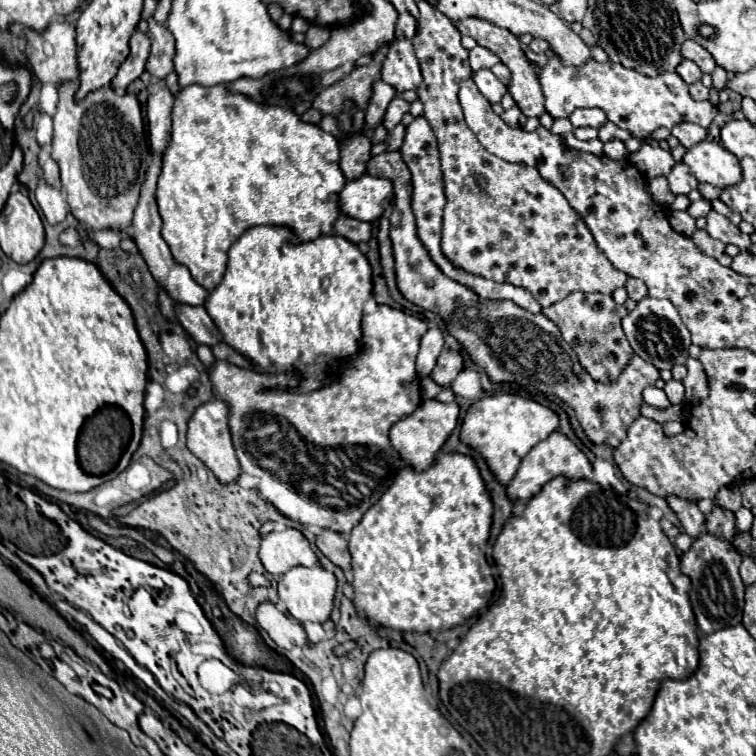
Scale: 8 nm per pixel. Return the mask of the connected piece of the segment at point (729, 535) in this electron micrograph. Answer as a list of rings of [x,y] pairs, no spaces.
[[[714,507],[710,513],[704,515],[704,527],[708,533],[712,535],[722,535],[724,539],[734,539],[740,531],[736,529],[736,517],[732,511],[724,509],[724,507]]]

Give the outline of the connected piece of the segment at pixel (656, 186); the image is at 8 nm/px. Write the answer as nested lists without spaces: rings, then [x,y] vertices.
[[[654,177],[648,181],[648,193],[652,195],[652,199],[656,199],[656,203],[660,205],[670,205],[674,201],[674,193],[668,187],[666,177]]]

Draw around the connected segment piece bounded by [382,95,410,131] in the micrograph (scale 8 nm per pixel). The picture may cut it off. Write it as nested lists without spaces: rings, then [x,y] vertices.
[[[396,95],[396,97],[390,101],[390,105],[388,105],[388,109],[386,109],[386,115],[384,115],[384,119],[382,119],[384,129],[390,131],[392,127],[396,127],[396,125],[400,123],[402,115],[408,113],[408,109],[410,109],[410,103],[406,103],[402,97]]]

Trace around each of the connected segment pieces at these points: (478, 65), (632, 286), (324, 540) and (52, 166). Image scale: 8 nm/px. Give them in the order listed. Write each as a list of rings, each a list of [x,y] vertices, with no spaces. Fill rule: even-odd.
[[[474,47],[470,49],[468,63],[472,71],[478,71],[478,69],[490,69],[492,65],[500,63],[500,59],[496,59],[496,55],[492,55],[490,51],[484,51],[484,47]]]
[[[634,277],[626,279],[626,291],[628,291],[628,297],[634,299],[634,301],[640,301],[640,299],[644,299],[644,295],[648,295],[646,285],[640,279],[634,279]]]
[[[322,529],[320,535],[316,535],[316,547],[332,561],[336,563],[342,571],[348,571],[350,567],[350,551],[348,551],[348,541],[344,535],[330,531],[330,529]]]
[[[46,159],[46,163],[42,165],[44,169],[44,181],[56,189],[60,189],[60,171],[58,171],[58,165],[54,159]]]

